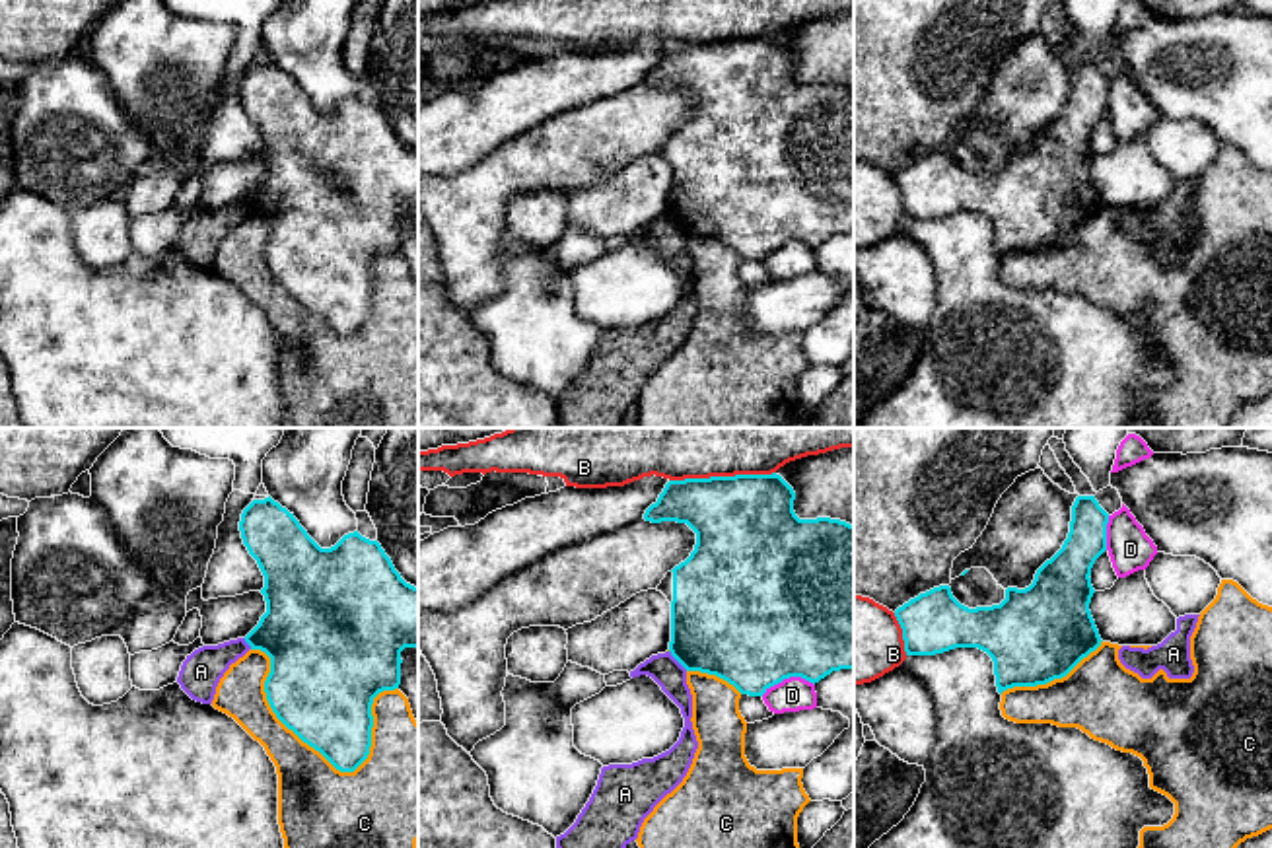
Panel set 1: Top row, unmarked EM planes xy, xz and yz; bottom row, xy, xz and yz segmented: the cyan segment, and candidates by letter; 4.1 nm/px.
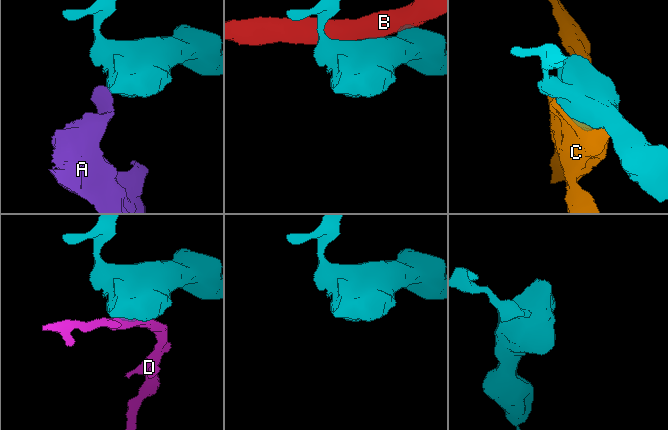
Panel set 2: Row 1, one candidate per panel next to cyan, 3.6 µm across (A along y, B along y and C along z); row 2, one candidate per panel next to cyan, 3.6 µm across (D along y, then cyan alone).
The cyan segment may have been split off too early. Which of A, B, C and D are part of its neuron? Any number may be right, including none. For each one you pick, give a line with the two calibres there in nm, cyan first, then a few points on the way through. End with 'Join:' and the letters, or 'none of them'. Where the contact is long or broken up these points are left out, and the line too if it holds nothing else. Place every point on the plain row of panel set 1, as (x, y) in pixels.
Join: none of them

